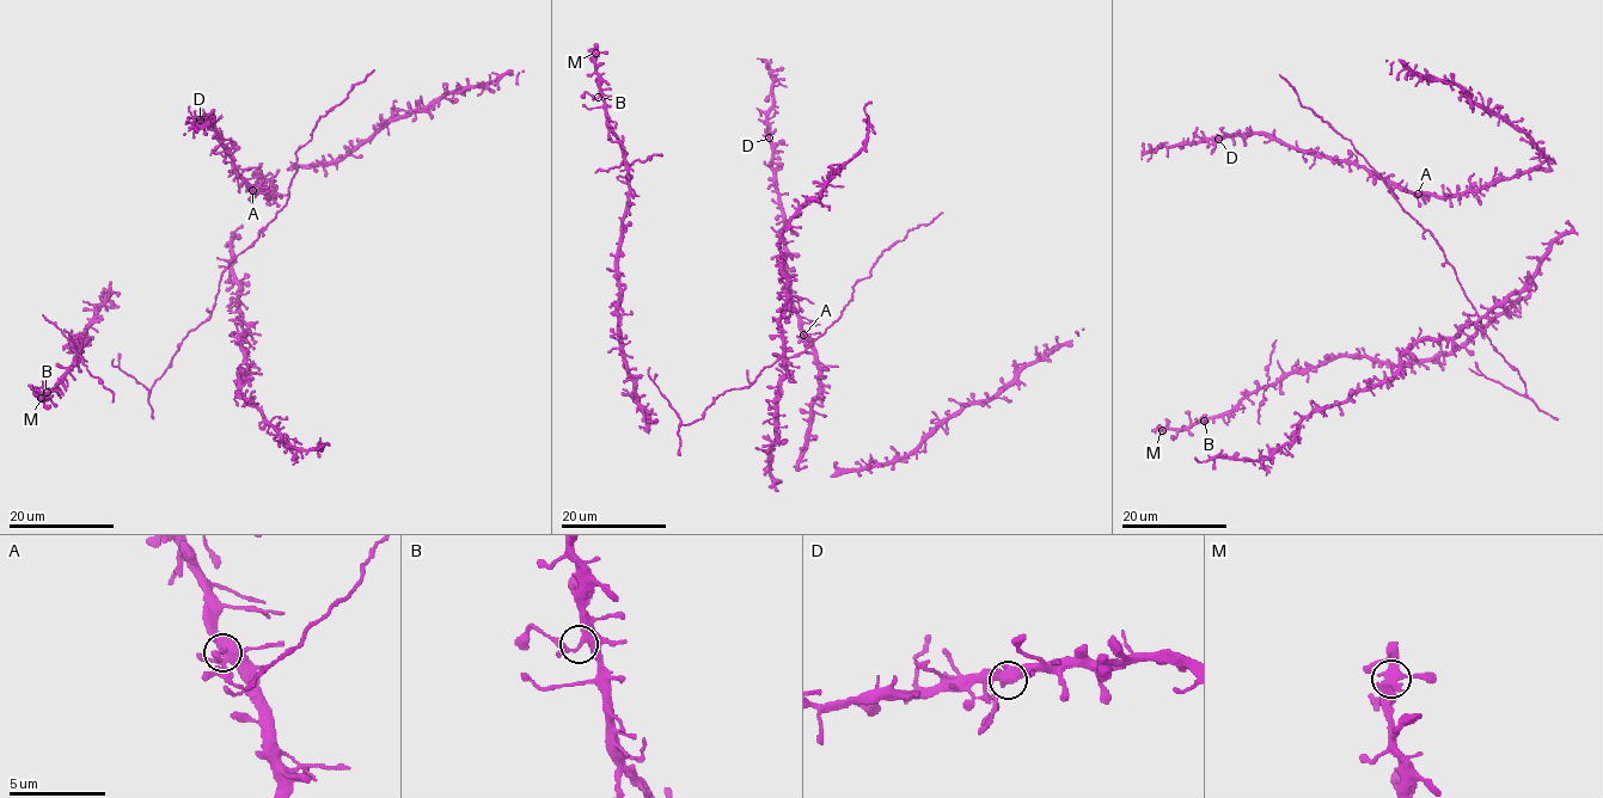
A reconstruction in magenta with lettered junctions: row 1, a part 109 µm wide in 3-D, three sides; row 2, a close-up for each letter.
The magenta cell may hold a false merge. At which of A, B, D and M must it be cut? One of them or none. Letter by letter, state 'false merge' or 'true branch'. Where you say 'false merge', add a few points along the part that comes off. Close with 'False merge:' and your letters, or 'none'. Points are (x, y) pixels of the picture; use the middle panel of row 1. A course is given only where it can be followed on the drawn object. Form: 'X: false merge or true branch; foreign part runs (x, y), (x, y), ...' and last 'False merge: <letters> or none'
A: true branch
B: true branch
D: true branch
M: true branch
False merge: none

